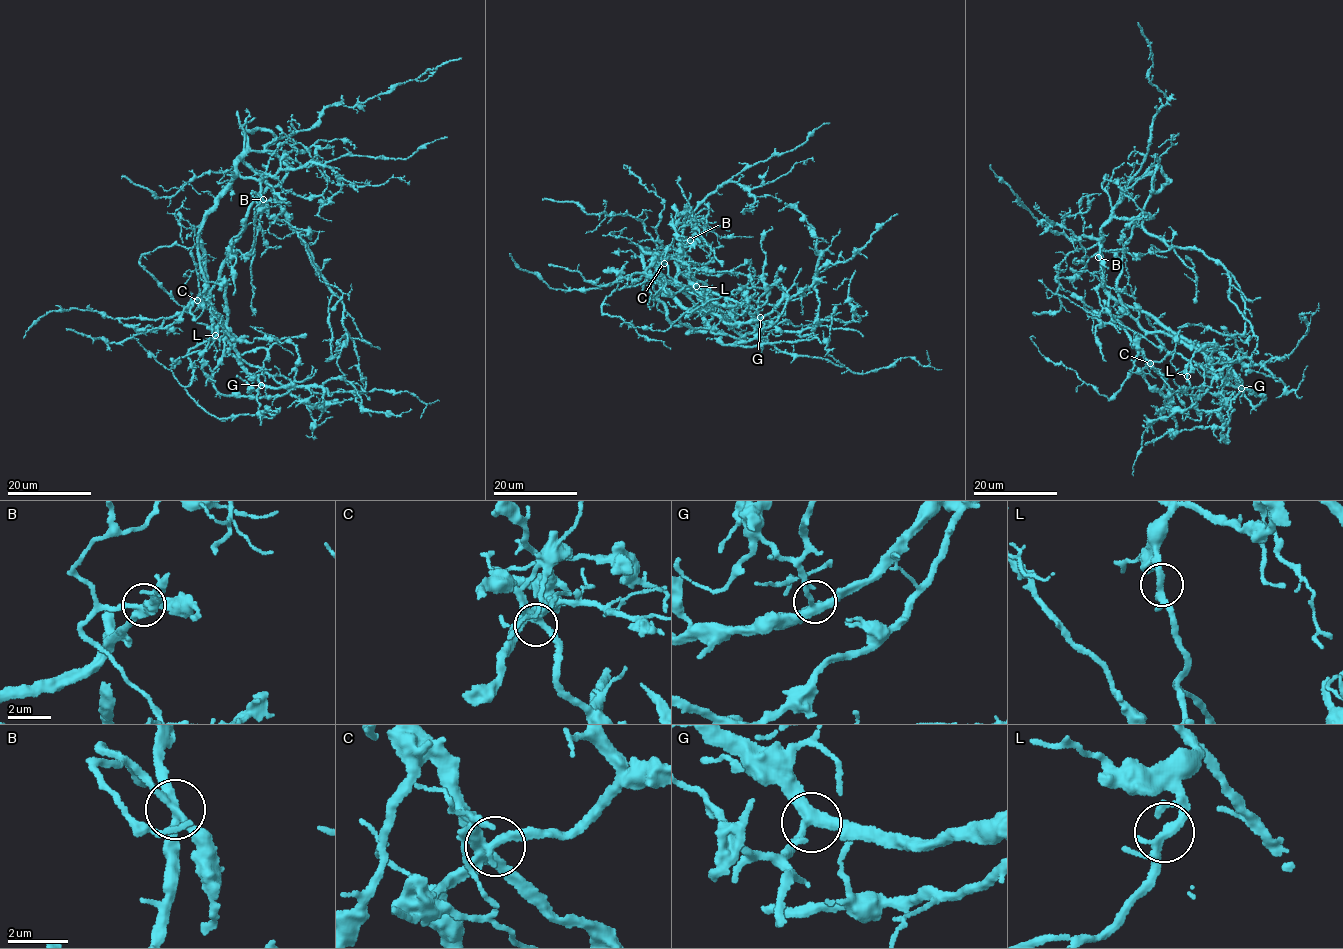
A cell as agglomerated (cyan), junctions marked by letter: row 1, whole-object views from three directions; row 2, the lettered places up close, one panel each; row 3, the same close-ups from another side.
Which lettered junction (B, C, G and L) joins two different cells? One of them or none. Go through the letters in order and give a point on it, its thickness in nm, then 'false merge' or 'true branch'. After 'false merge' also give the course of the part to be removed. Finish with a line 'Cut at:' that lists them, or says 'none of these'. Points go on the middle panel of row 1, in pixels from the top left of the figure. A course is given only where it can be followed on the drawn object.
B: place (690, 240); calibre 280 nm; true branch
C: place (664, 263); calibre 360 nm; true branch
G: place (760, 317); calibre 340 nm; true branch
L: place (696, 286); calibre 240 nm; true branch
Cut at: none of these

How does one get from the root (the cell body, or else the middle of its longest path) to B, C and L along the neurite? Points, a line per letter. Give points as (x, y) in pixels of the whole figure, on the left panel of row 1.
B: (212, 207), (218, 193), (237, 176), (259, 182), (263, 199)
C: (212, 207), (199, 232), (197, 247), (205, 282), (203, 295), (197, 300)
L: (212, 207), (199, 232), (197, 247), (205, 282), (198, 301), (210, 306), (219, 323), (215, 335)

